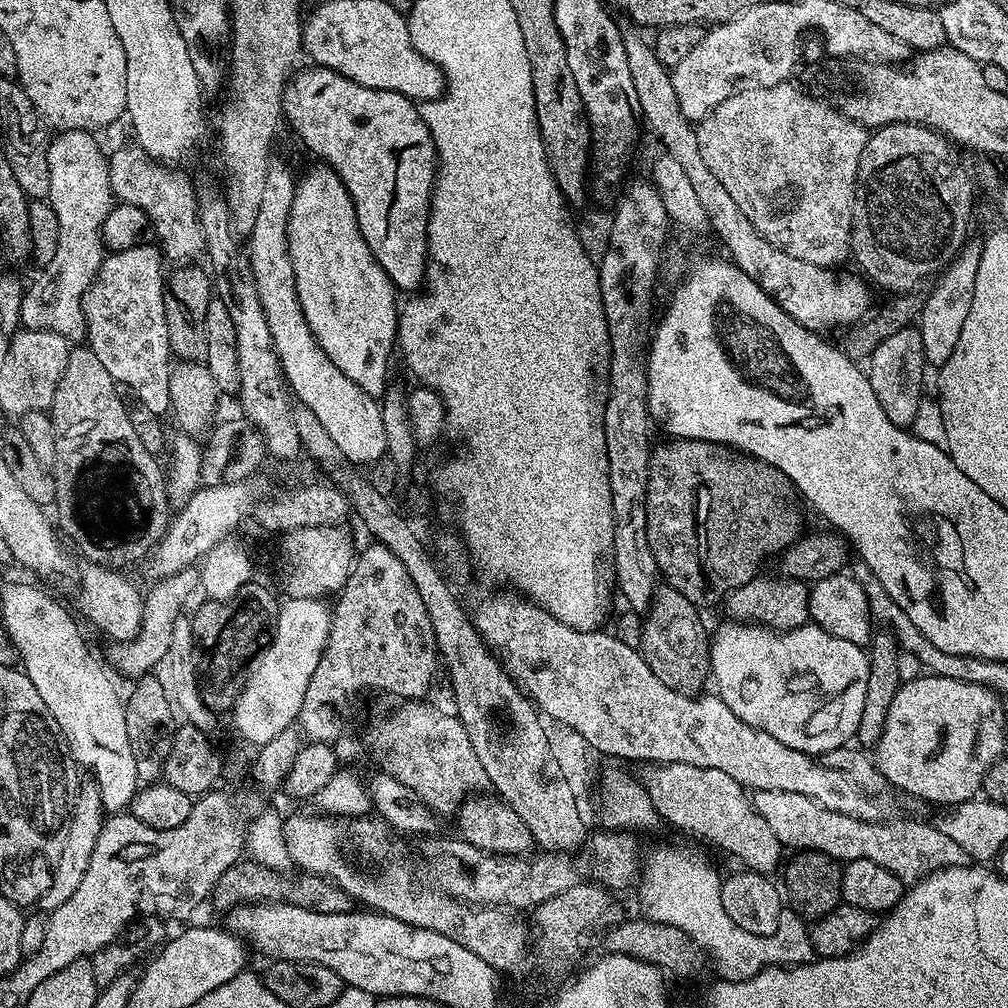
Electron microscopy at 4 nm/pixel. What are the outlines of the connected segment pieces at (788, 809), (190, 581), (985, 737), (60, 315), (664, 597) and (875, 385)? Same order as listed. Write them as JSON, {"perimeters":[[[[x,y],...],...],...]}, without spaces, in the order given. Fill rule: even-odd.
{"perimeters":[[[[762,790],[751,793],[752,805],[762,814],[770,830],[785,849],[825,852],[838,862],[869,860],[886,866],[905,885],[911,886],[923,876],[939,868],[967,865],[970,857],[954,842],[946,838],[933,823],[922,824],[916,820],[892,820],[884,824],[880,820],[859,820],[850,814],[824,808],[818,802],[806,798],[806,794],[790,794],[790,790]]],[[[197,565],[184,567],[178,574],[168,575],[167,578],[155,581],[149,585],[149,590],[143,593],[143,620],[136,637],[131,640],[115,641],[110,644],[107,663],[130,680],[139,679],[143,675],[142,666],[146,662],[146,652],[164,655],[168,653],[172,643],[172,629],[177,616],[181,615],[182,604],[188,598],[190,588],[197,589],[200,585],[200,569]]],[[[923,674],[916,680],[906,680],[901,683],[897,693],[894,694],[890,704],[889,713],[886,714],[885,728],[882,730],[881,738],[874,745],[874,763],[876,769],[887,778],[893,789],[901,788],[904,792],[913,792],[920,800],[929,800],[932,804],[944,804],[943,806],[955,806],[973,799],[981,791],[984,783],[984,775],[988,767],[994,761],[1001,759],[1004,752],[1004,704],[999,695],[986,686],[978,686],[970,682],[958,682],[954,678],[942,678],[931,674]]],[[[70,128],[59,131],[49,141],[47,165],[50,166],[50,190],[47,199],[58,217],[58,249],[50,262],[43,267],[43,273],[30,286],[27,285],[21,302],[19,323],[24,328],[50,330],[54,334],[62,334],[69,342],[85,339],[84,295],[104,261],[106,249],[103,228],[106,216],[116,202],[110,186],[109,157],[93,136],[95,135],[89,129]]],[[[660,586],[652,596],[647,612],[643,613],[644,625],[640,628],[638,651],[646,666],[650,666],[650,670],[654,670],[654,674],[658,674],[658,678],[666,686],[689,694],[699,693],[703,689],[700,687],[710,680],[710,632],[709,629],[704,629],[700,612],[701,609],[692,604],[686,594]]],[[[909,326],[890,334],[872,351],[866,360],[866,375],[882,410],[886,410],[886,418],[894,422],[894,426],[908,428],[914,422],[918,402],[922,397],[924,384],[924,359],[922,334],[916,326]]]]}

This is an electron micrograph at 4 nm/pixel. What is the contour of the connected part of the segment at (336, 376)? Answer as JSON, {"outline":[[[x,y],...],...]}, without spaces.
{"outline":[[[276,160],[269,163],[257,221],[246,242],[248,264],[254,274],[263,313],[266,314],[291,395],[301,404],[306,400],[346,400],[346,406],[354,406],[354,440],[359,441],[353,444],[348,454],[349,459],[354,462],[381,461],[385,457],[386,430],[383,429],[379,401],[371,393],[358,387],[352,379],[346,378],[338,370],[338,366],[331,362],[321,344],[314,338],[313,331],[302,314],[301,303],[298,302],[293,262],[288,256],[288,222],[290,206],[296,196],[295,181],[295,175],[292,176],[282,163]]]}

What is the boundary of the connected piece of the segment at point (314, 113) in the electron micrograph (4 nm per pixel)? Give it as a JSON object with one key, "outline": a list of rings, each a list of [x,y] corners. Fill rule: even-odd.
{"outline":[[[308,66],[305,72],[300,72],[291,77],[284,86],[284,114],[283,119],[296,131],[301,142],[309,148],[316,156],[321,156],[329,167],[335,169],[340,175],[341,182],[346,186],[352,198],[352,205],[356,211],[356,221],[360,227],[366,243],[374,254],[376,261],[382,266],[384,273],[392,279],[397,289],[404,288],[419,289],[425,283],[428,271],[428,210],[432,206],[432,194],[436,186],[436,170],[438,167],[438,157],[436,155],[436,143],[430,134],[428,124],[422,118],[419,107],[408,97],[402,96],[390,90],[378,90],[370,86],[362,86],[342,74],[338,74],[329,68],[319,66]]]}

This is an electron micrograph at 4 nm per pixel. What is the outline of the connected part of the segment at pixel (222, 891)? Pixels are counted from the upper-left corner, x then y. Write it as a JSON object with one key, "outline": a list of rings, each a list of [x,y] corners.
{"outline":[[[251,858],[241,859],[239,864],[230,866],[230,870],[226,870],[222,878],[218,878],[218,882],[212,888],[210,904],[221,910],[237,908],[240,904],[267,902],[269,904],[293,904],[322,914],[342,914],[353,911],[352,896],[346,894],[346,890],[342,890],[328,877],[311,874],[296,874],[296,877],[290,875],[257,864]]]}

